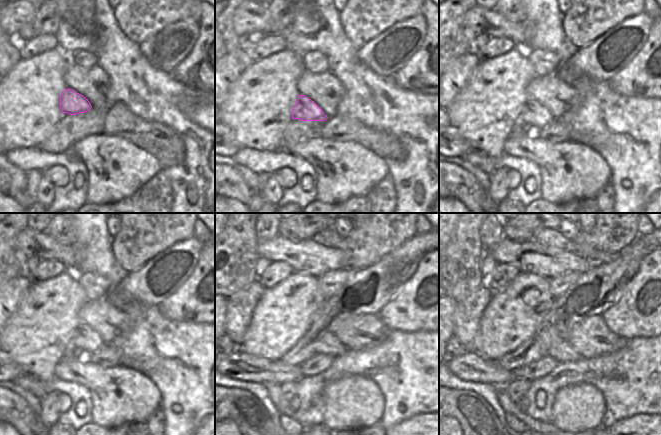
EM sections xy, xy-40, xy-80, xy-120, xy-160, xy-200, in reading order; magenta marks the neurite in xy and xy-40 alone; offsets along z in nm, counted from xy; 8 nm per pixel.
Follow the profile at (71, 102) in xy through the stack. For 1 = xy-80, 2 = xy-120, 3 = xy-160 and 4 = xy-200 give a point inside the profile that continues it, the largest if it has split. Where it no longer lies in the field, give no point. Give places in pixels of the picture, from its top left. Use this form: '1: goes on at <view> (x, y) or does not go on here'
1: goes on at xy-80 (533, 113)
2: goes on at xy-120 (84, 337)
3: goes on at xy-160 (325, 343)
4: goes on at xy-200 (562, 351)

